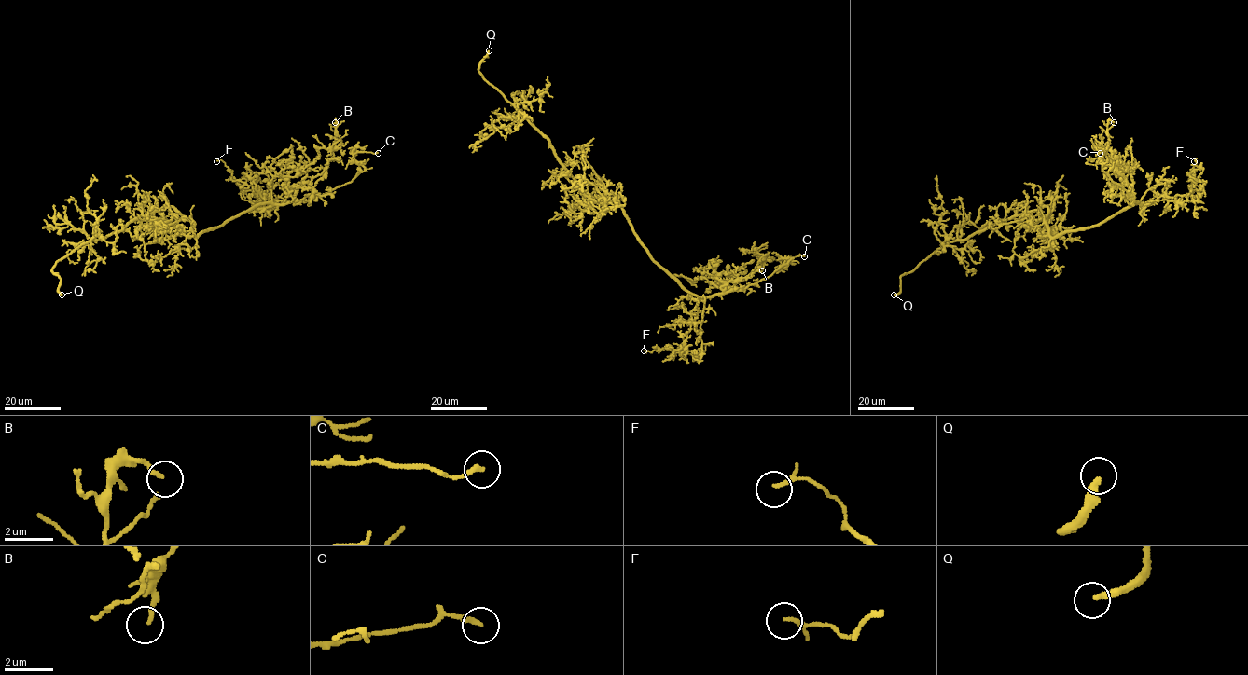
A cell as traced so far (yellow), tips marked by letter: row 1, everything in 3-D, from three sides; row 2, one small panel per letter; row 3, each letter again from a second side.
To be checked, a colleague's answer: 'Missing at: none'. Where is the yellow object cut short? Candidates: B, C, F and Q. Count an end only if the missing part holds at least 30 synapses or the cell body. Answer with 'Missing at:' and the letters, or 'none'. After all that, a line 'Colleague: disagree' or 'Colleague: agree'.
Missing at: Q
Colleague: disagree

